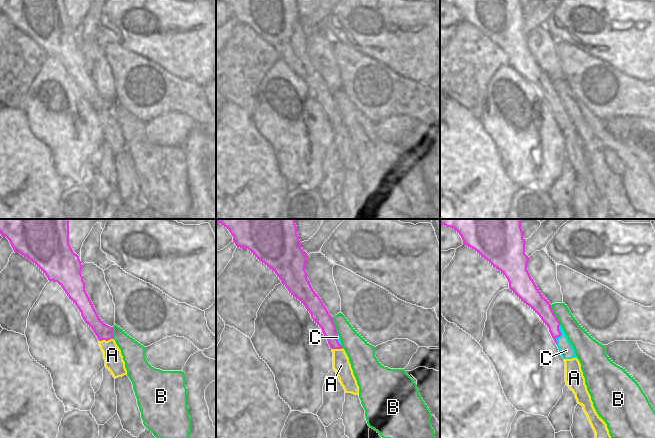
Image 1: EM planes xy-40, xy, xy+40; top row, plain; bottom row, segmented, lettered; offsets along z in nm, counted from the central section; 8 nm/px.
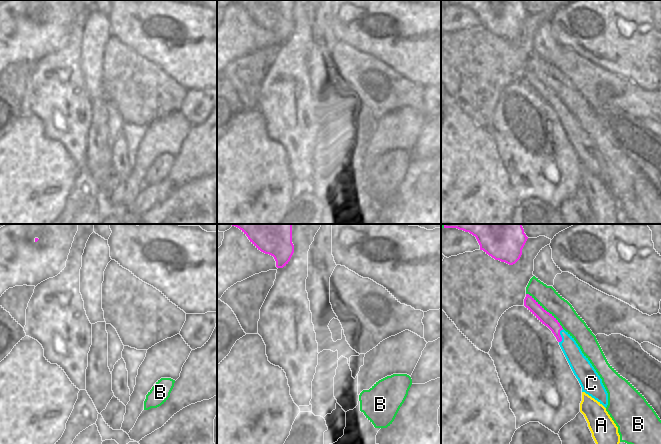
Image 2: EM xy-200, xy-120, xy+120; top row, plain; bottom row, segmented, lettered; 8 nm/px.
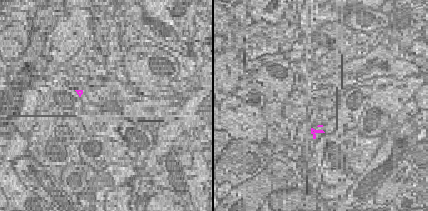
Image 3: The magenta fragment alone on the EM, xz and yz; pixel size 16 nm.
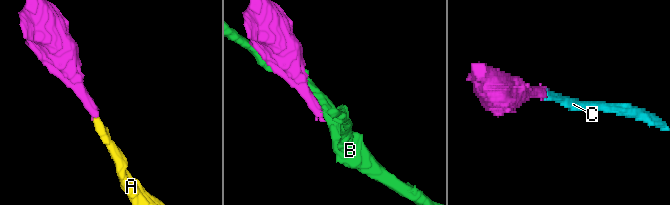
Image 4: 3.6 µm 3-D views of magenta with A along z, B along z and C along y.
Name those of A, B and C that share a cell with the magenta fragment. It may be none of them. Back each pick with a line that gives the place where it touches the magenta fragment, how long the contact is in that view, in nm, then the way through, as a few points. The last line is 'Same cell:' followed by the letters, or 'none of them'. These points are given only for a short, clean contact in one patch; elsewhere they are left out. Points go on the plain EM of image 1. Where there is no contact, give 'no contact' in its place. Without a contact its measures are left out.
C: xy+40 (560, 111) | 160 nm | across xy+40 (543, 85), (560, 111), (566, 126)
Same cell: C

